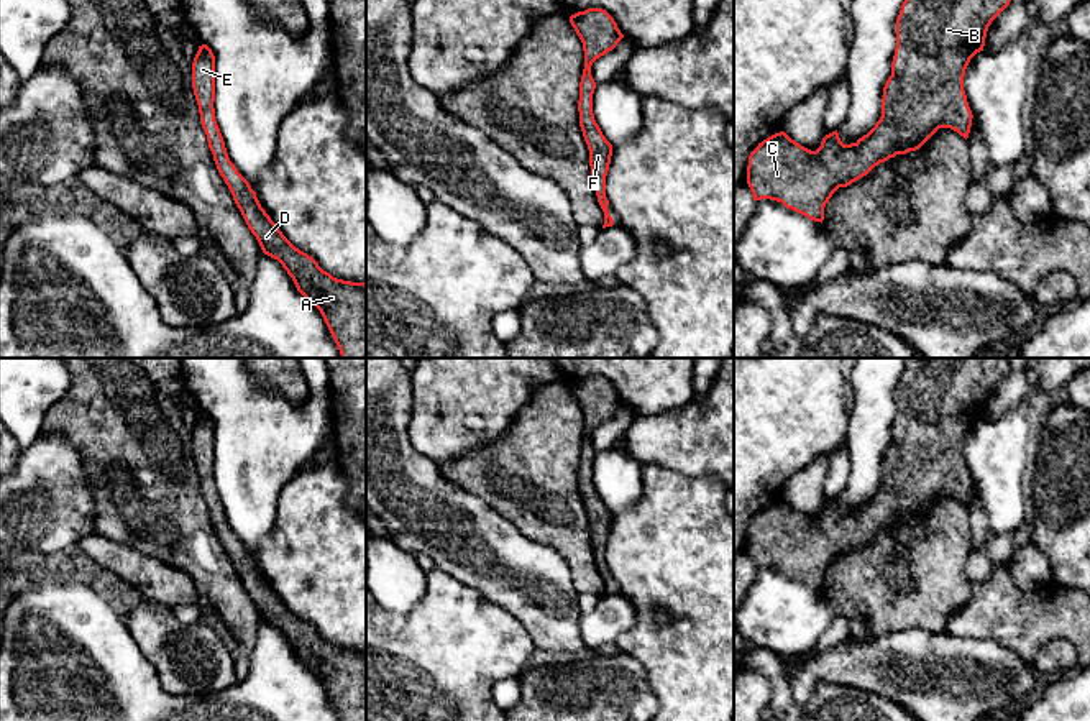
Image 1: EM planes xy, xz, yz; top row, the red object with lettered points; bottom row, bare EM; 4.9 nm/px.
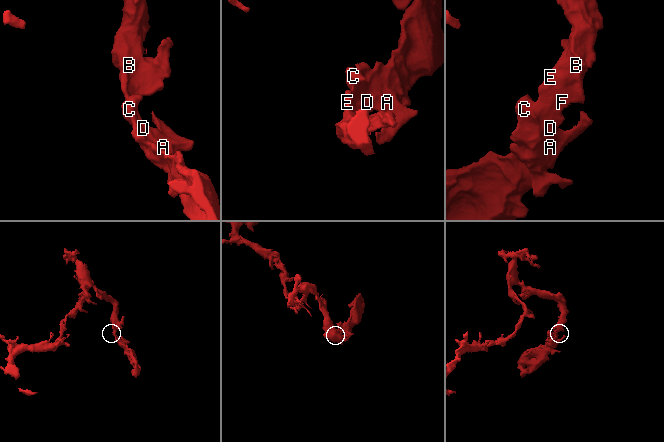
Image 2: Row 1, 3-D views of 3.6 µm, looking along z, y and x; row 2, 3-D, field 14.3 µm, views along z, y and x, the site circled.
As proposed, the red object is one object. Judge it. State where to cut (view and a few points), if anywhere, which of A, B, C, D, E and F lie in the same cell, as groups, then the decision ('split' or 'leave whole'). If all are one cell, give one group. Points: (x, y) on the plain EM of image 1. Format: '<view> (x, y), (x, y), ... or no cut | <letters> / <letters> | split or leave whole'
no cut | A B C D E F | leave whole

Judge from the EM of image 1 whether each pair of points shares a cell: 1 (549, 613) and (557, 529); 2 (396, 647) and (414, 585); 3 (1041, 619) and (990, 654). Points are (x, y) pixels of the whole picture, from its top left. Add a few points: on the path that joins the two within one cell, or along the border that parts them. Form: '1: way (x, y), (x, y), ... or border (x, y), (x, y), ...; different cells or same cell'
1: border (521, 532), (550, 546), (565, 560), (573, 585); different cells
2: border (427, 578), (424, 598), (411, 610), (383, 608); different cells
3: border (964, 636), (997, 641), (1031, 664); different cells

